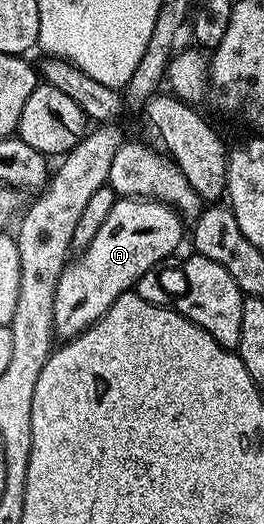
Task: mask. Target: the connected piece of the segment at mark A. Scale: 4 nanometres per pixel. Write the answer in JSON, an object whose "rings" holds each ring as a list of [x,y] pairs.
{"rings":[[[118,198],[115,206],[111,206],[111,214],[107,214],[107,222],[99,226],[99,234],[91,238],[91,246],[87,246],[84,252],[66,263],[59,278],[59,286],[55,286],[54,333],[62,341],[71,340],[81,332],[87,331],[103,314],[107,314],[115,298],[136,289],[143,274],[154,271],[160,260],[167,259],[180,246],[181,224],[183,225],[182,217],[170,204],[162,204],[159,200],[148,198]]]}

